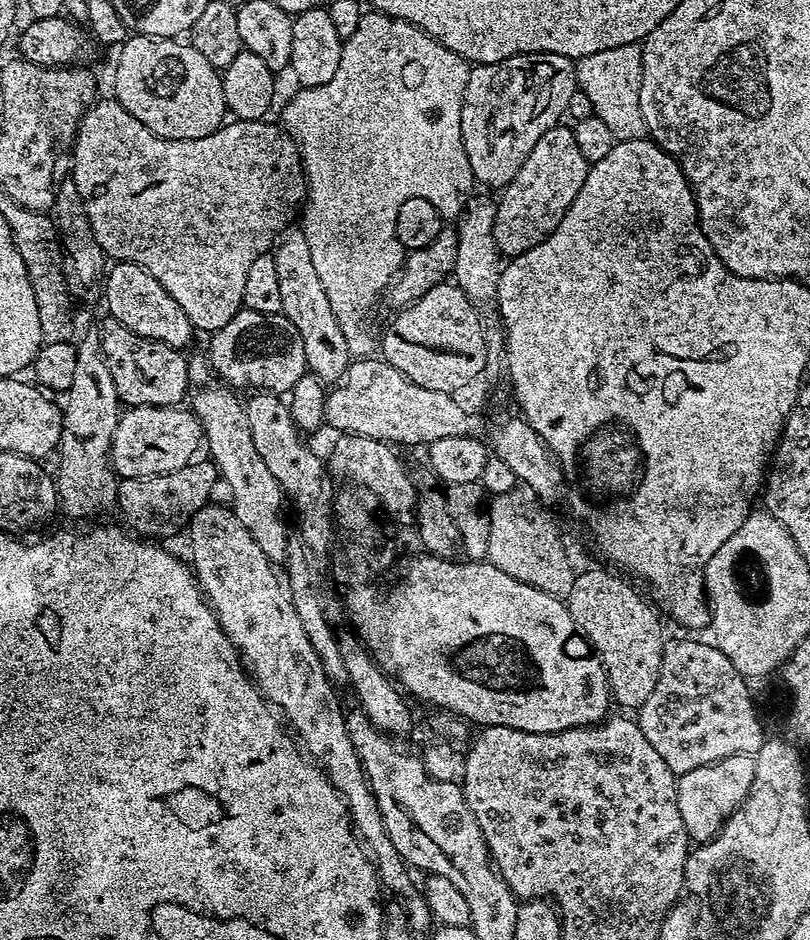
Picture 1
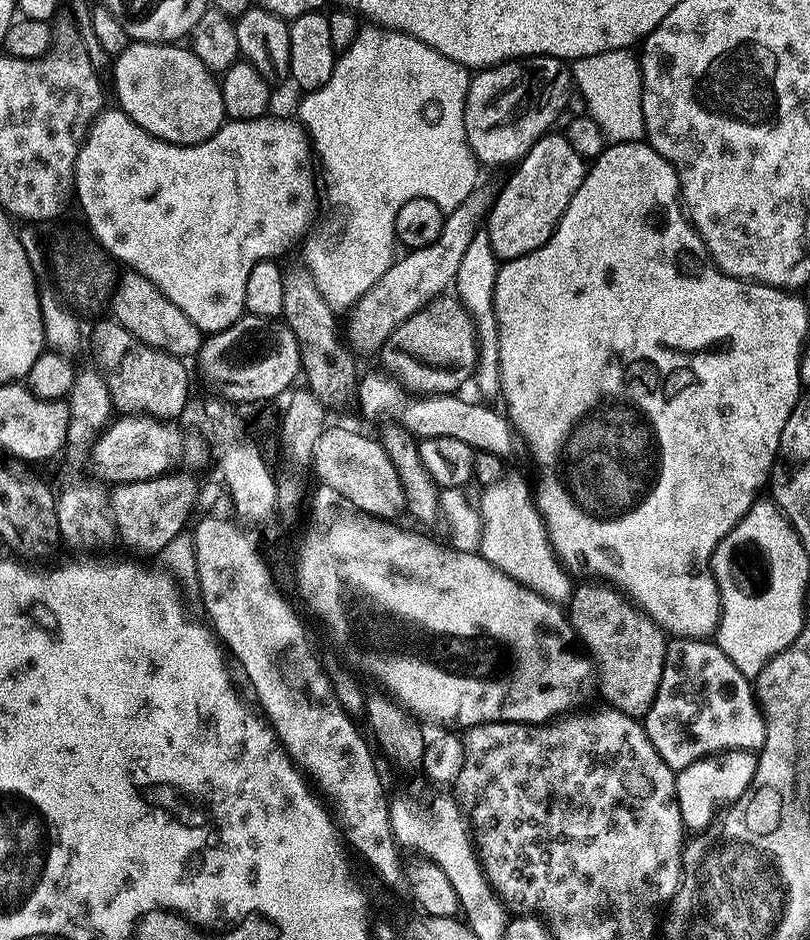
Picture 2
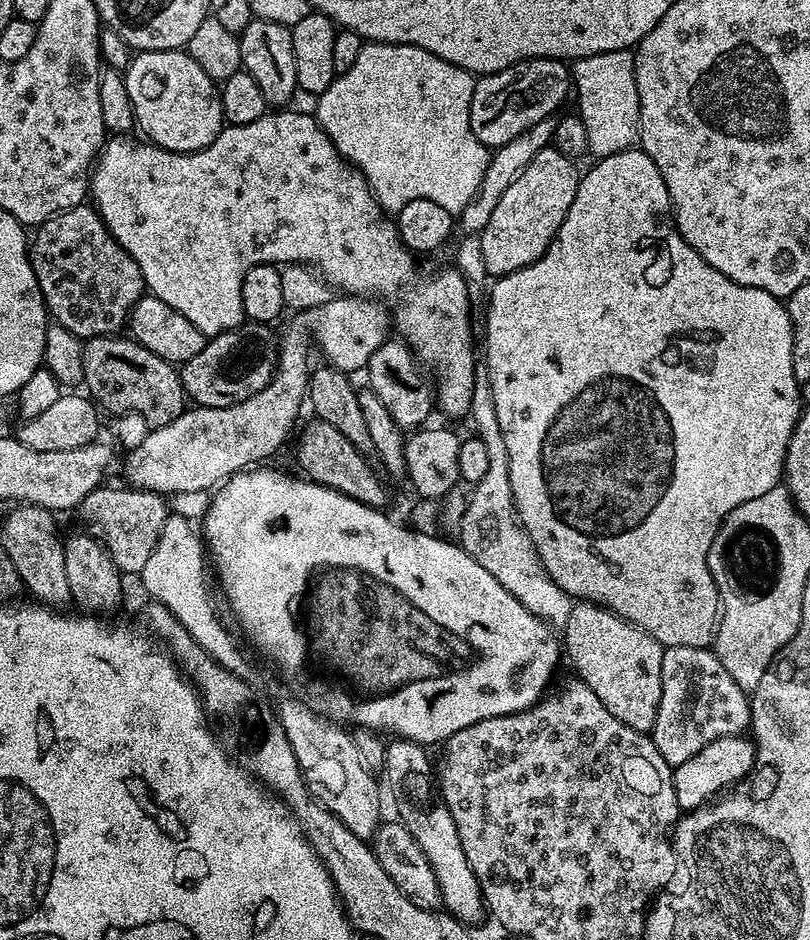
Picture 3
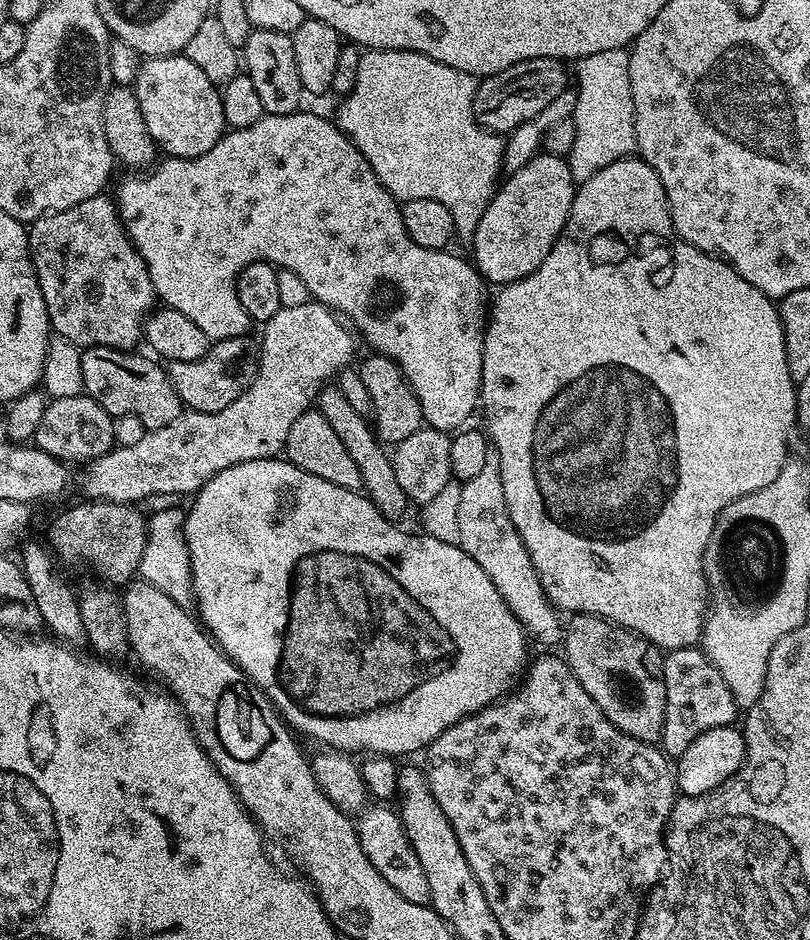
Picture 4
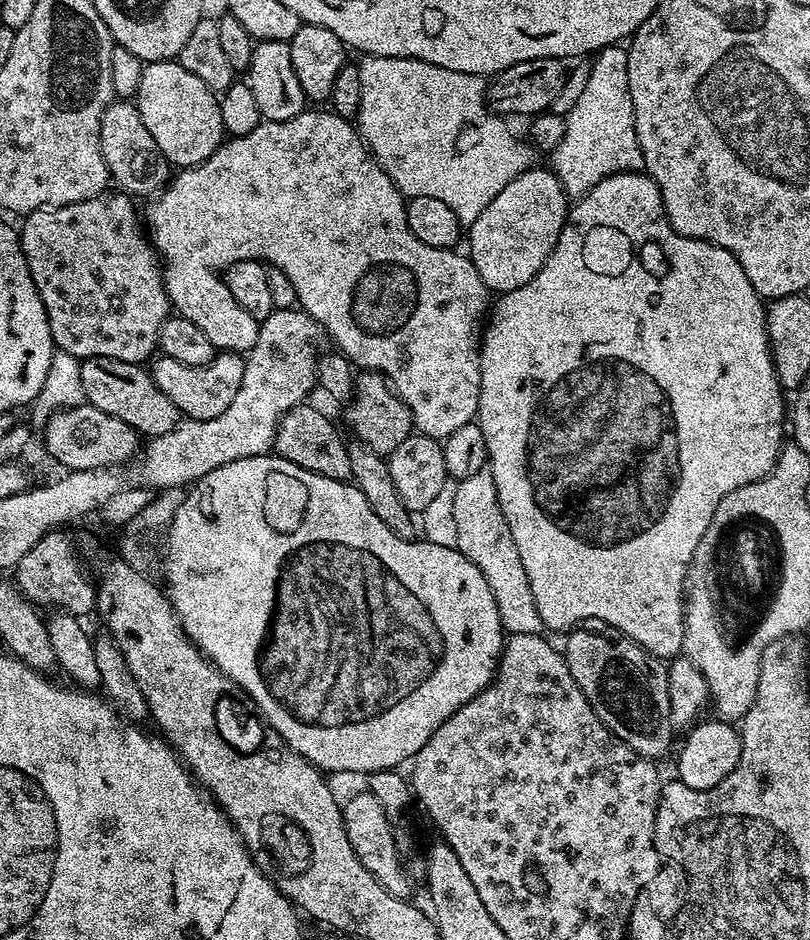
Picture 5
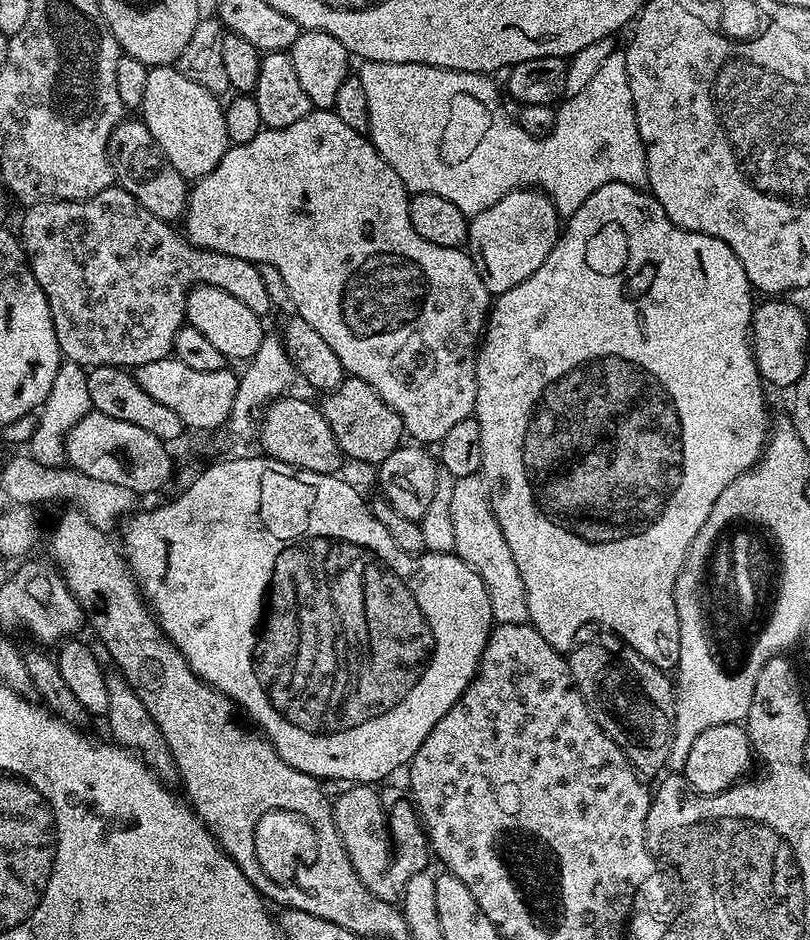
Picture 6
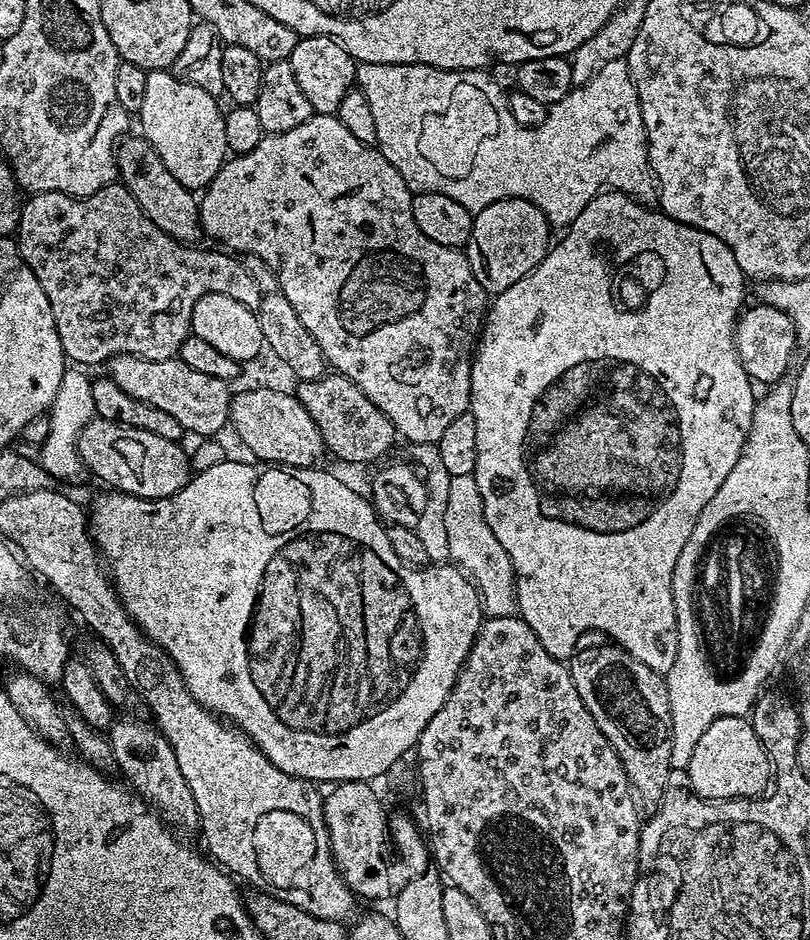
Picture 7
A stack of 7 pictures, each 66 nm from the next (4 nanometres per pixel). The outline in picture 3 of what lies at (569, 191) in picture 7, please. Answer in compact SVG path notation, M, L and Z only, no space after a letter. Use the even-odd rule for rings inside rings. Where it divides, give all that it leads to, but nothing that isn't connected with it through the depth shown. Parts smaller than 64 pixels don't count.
M368 42L358 50L358 58L354 58L354 66L350 66L350 70L339 73L332 81L332 85L325 92L319 93L317 100L320 101L316 104L314 115L316 121L320 123L320 128L332 139L332 145L338 149L340 155L359 168L368 185L372 187L372 195L375 196L385 213L400 212L402 206L406 206L406 202L414 202L414 198L430 198L430 202L438 202L448 212L458 214L464 209L466 202L470 202L470 198L476 196L478 186L482 186L482 178L486 174L490 155L490 149L482 142L478 142L478 138L474 138L474 130L470 126L470 102L476 89L476 82L477 77L473 73L446 63L442 58L430 54L430 50L422 50L418 46L409 44ZM627 48L590 54L581 60L571 61L570 80L574 92L580 95L578 115L586 126L588 151L593 157L618 154L633 147L640 138L640 103L638 82L634 74L636 57Z

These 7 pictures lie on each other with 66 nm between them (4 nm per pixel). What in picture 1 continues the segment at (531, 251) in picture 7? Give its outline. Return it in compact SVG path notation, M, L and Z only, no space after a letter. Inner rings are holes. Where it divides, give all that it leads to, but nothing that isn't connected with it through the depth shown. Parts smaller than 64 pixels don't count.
M557 126L546 130L522 162L518 174L514 174L495 201L497 216L493 236L499 255L511 258L526 250L534 250L538 242L546 242L546 238L558 230L558 222L566 218L570 202L578 198L578 190L582 190L586 182L589 167L588 160L582 158L582 150L578 150L578 142L574 142L571 127Z

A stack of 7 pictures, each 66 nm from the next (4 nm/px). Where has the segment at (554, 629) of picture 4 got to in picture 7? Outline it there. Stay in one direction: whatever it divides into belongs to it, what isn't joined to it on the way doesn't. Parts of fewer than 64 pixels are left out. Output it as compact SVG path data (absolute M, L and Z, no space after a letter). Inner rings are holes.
M458 474L450 478L450 494L446 503L446 531L449 556L473 584L480 596L480 607L488 618L506 618L517 615L516 575L512 570L510 554L502 550L502 542L494 538L494 530L486 522L482 506L482 494L478 494L478 482L473 474Z

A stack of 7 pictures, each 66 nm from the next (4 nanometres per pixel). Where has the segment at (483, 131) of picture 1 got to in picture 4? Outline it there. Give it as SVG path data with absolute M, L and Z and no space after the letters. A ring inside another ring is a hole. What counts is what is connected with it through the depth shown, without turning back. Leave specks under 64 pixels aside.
M550 58L523 60L493 76L485 76L476 85L474 94L474 118L488 132L507 134L513 132L522 122L530 122L534 114L546 110L558 94L566 91L570 76L564 73L565 65Z

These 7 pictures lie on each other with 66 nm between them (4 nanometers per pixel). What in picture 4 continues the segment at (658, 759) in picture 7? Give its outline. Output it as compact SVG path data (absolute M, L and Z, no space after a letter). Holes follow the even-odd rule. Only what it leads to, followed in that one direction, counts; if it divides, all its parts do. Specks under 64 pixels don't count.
M576 614L567 621L562 632L562 659L568 668L582 682L582 690L598 702L598 710L606 714L606 718L615 728L630 734L630 738L638 738L647 744L656 744L662 734L662 722L666 712L666 686L664 685L664 656L655 644L644 640L636 632L621 628L602 616Z

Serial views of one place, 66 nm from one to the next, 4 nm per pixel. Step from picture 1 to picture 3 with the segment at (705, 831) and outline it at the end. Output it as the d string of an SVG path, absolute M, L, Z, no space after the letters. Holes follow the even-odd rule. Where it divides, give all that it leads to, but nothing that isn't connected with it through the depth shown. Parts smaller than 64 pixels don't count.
M747 735L727 736L702 746L698 754L686 758L686 762L675 765L672 769L674 794L681 810L700 808L713 798L719 797L733 784L744 779L752 771L756 762L756 745ZM724 788L724 789L723 789Z

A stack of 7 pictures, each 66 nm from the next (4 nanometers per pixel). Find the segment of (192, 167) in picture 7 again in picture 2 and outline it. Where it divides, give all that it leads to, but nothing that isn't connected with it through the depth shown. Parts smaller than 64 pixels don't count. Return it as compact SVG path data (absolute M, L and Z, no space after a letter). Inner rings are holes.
M129 43L120 56L115 57L110 84L116 87L119 111L126 113L132 121L151 136L171 144L201 144L226 123L224 103L217 77L195 54L191 47L171 44Z

